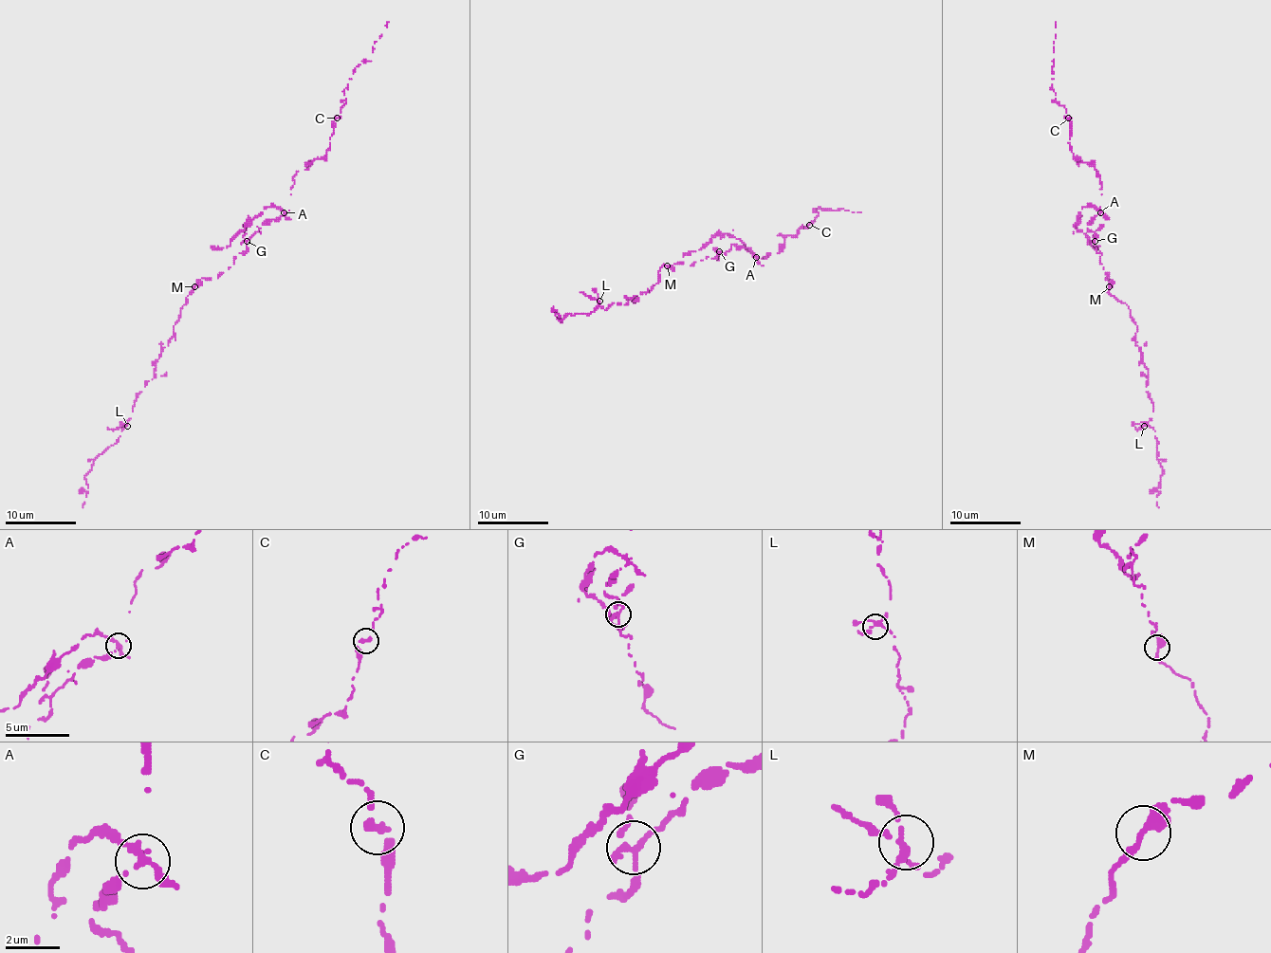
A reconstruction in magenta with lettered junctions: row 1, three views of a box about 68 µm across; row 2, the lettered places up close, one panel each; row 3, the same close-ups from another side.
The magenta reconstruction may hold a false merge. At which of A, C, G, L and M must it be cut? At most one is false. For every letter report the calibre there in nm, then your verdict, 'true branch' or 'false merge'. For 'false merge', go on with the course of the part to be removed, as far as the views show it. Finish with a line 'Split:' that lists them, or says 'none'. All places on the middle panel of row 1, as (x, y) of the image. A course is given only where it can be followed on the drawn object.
A: calibre 240 nm; false merge; course (756, 257), (740, 241), (726, 233), (717, 233), (699, 249), (683, 257)
C: calibre 240 nm; true branch
G: calibre 220 nm; true branch
L: calibre 220 nm; true branch
M: calibre 260 nm; true branch
Split: A

